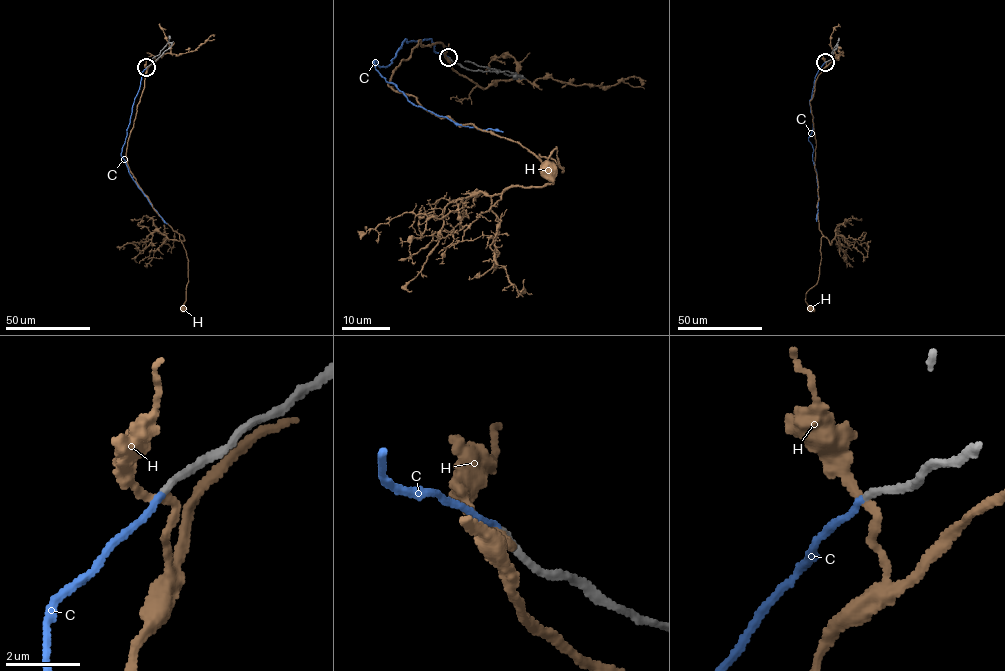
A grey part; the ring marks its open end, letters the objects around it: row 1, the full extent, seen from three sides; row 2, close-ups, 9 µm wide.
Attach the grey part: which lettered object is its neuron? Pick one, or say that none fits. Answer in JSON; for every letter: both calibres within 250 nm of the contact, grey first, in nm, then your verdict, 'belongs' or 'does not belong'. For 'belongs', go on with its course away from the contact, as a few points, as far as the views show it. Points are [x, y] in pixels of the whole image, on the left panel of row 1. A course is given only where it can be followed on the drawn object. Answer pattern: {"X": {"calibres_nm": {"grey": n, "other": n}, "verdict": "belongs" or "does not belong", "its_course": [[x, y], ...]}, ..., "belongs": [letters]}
{"C": {"calibres_nm": {"grey": 180, "other": 160}, "verdict": "belongs", "its_course": [[146, 67], [141, 72], [121, 155], [135, 183], [167, 224]]}, "H": {"calibres_nm": {"grey": 190, "other": 200}, "verdict": "does not belong"}, "belongs": ["C"]}

